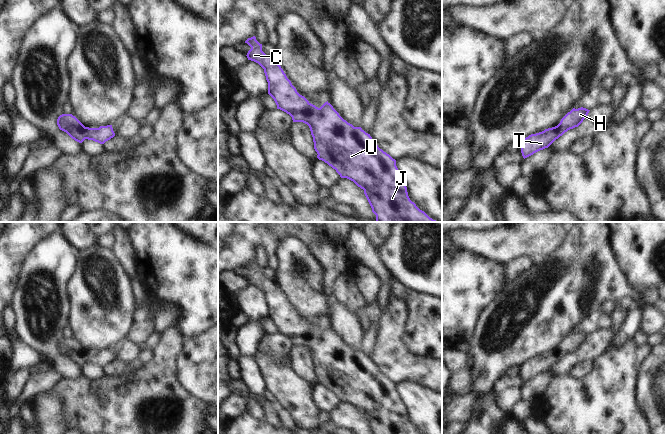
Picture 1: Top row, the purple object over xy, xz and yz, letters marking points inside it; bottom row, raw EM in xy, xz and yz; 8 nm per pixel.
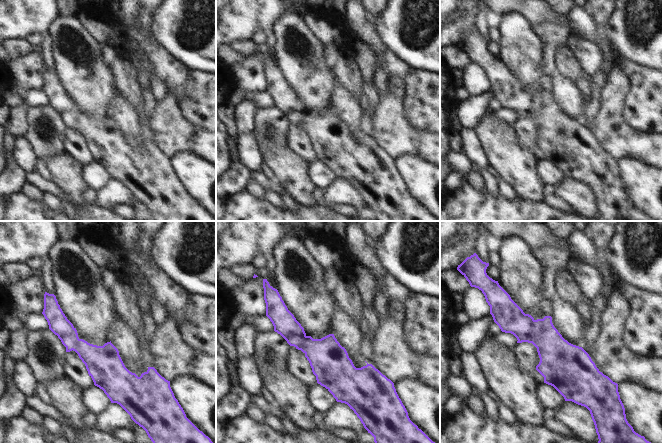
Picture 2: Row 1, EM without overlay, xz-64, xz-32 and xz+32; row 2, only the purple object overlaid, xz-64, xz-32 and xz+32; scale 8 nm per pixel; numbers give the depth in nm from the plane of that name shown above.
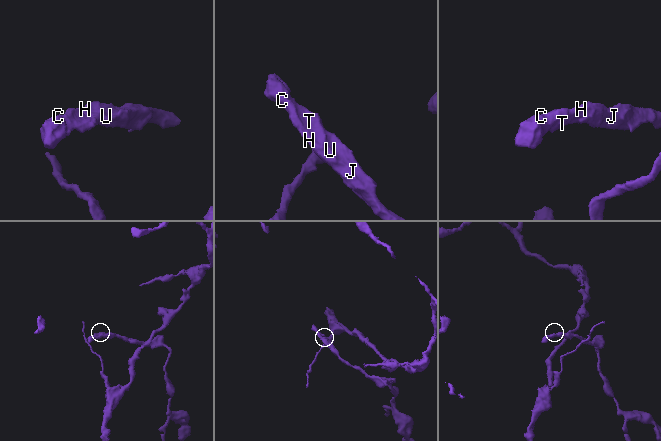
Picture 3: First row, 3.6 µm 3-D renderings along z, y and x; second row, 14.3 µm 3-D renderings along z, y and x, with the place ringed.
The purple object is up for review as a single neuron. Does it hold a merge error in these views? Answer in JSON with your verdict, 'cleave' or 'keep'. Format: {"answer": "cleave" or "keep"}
{"answer": "keep"}

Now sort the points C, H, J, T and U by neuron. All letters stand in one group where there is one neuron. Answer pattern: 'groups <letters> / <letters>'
groups C H J T U

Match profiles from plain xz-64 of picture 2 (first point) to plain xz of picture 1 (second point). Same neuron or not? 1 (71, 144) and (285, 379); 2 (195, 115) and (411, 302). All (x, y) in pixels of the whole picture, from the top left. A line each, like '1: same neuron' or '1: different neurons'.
1: different neurons
2: same neuron

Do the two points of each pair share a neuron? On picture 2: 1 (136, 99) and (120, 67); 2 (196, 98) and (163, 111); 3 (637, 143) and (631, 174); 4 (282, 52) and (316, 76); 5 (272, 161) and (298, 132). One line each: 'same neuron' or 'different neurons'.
1: same neuron
2: different neurons
3: different neurons
4: same neuron
5: different neurons

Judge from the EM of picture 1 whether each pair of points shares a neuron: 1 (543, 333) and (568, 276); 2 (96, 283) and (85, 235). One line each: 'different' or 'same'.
1: same
2: different

